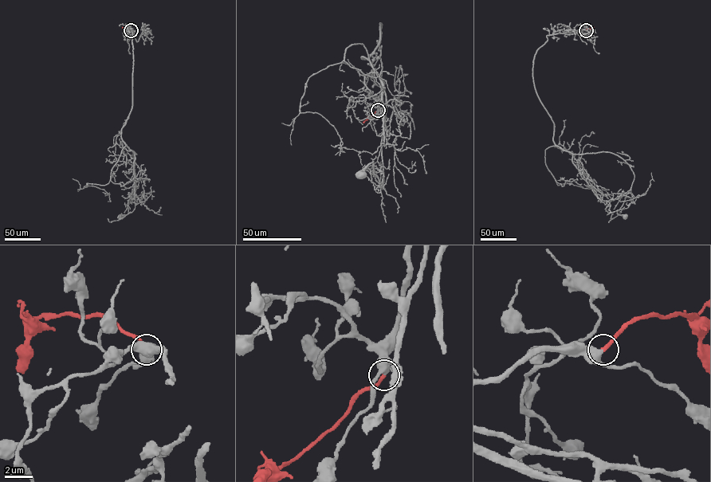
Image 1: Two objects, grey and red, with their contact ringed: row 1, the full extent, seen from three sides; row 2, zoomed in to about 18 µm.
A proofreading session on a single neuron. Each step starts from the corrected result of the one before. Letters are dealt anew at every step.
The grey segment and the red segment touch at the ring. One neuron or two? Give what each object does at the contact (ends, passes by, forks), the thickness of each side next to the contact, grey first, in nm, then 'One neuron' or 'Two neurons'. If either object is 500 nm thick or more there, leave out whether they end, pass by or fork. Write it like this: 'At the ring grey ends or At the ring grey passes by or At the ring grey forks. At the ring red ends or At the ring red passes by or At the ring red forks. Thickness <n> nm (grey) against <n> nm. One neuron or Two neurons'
At the ring grey passes by. At the ring red ends. Thickness 400 nm (grey) against 240 nm. One neuron

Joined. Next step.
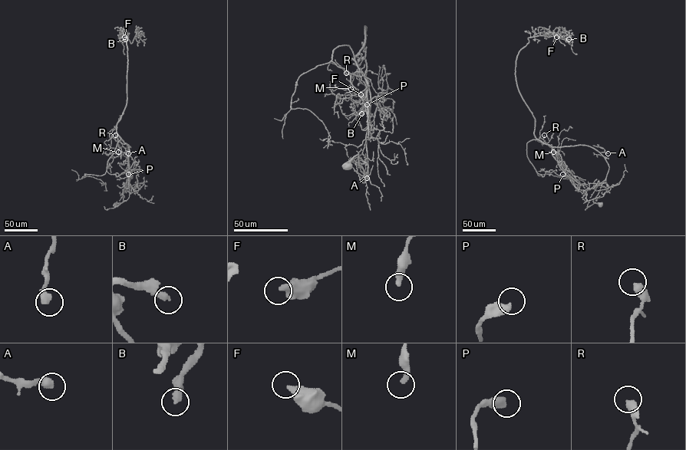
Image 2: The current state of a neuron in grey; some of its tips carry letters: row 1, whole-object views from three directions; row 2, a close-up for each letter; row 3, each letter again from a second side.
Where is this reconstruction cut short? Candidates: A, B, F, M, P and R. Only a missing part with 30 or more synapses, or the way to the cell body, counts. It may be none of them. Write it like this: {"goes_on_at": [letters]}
{"goes_on_at": ["B"]}

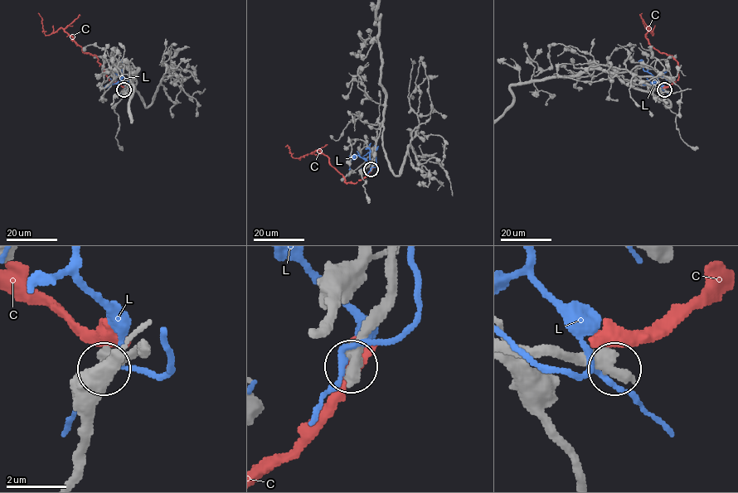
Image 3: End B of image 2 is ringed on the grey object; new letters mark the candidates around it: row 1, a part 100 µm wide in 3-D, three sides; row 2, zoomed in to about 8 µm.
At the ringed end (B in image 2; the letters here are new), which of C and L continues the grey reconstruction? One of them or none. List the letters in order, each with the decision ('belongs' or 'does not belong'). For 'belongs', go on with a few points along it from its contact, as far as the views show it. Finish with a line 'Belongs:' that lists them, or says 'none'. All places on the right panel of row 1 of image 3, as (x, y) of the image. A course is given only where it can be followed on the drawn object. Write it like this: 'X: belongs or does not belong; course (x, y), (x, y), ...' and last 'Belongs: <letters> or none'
C: does not belong
L: does not belong
Belongs: none

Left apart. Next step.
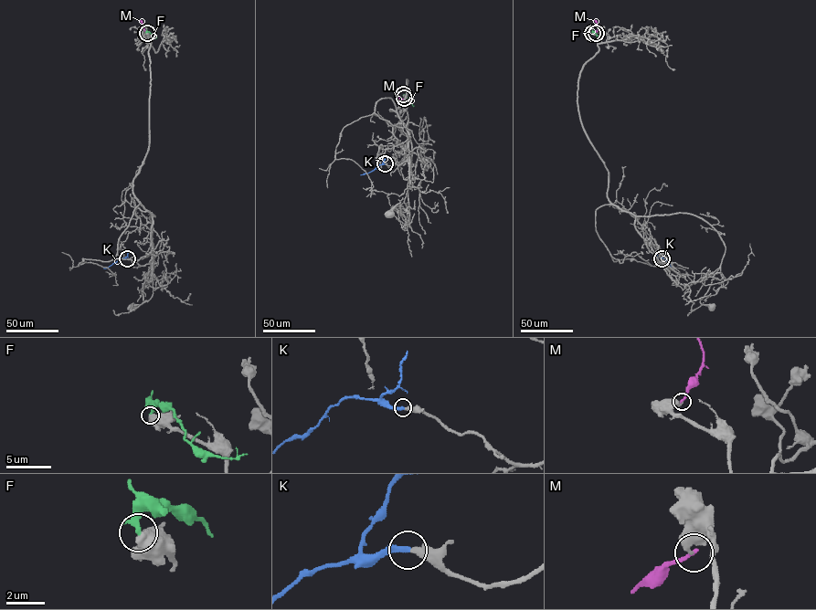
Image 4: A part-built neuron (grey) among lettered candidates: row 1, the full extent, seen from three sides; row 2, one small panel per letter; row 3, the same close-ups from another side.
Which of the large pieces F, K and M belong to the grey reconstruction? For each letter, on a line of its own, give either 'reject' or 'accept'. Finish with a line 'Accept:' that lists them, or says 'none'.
F: reject
K: accept
M: reject
Accept: K

